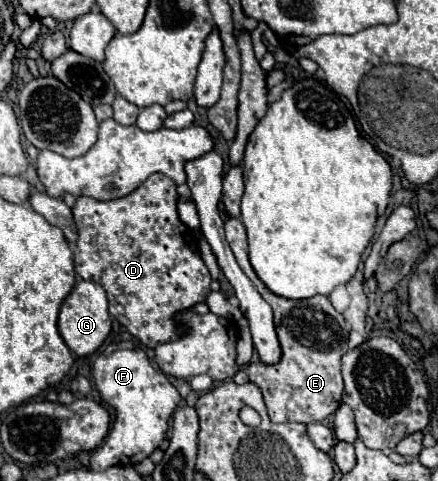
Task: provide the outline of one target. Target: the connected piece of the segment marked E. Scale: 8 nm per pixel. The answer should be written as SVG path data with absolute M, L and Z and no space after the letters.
M230 217L224 223L224 229L226 229L226 241L232 247L240 269L248 275L248 279L254 283L254 287L260 291L260 295L274 309L276 333L278 333L280 347L282 347L280 363L266 365L260 361L252 361L248 365L250 381L260 387L268 413L270 413L270 419L274 423L324 421L342 403L344 383L342 383L342 375L340 375L340 359L342 359L342 353L348 351L348 333L350 333L348 323L332 307L330 299L324 295L290 301L290 299L270 293L266 289L266 285L258 279L258 275L254 273L254 269L248 261L248 241L246 241L246 229L244 229L242 221Z

